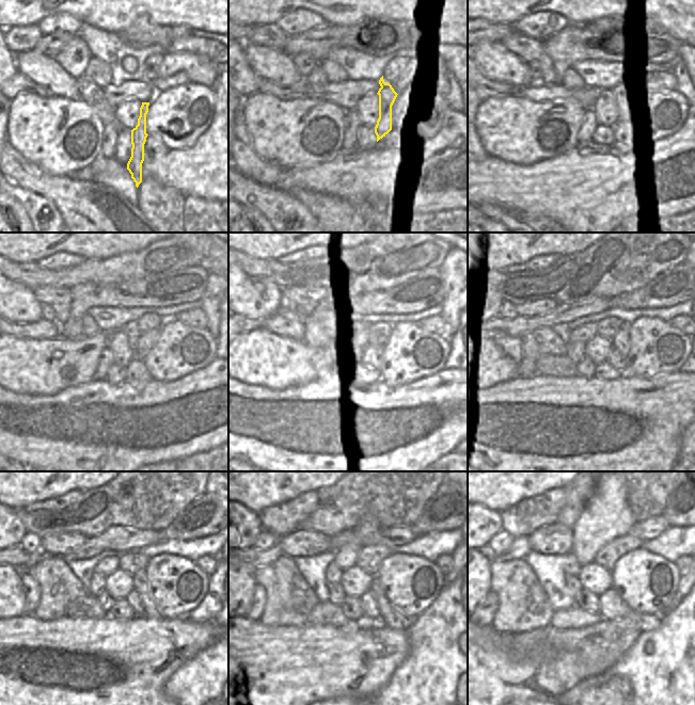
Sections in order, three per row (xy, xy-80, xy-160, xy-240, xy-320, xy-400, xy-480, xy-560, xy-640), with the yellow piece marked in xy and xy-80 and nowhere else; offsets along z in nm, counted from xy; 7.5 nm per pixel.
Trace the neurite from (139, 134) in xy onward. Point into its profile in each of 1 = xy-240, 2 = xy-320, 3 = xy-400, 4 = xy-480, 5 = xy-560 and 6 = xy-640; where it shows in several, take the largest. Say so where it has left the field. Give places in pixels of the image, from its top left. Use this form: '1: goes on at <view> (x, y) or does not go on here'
1: goes on at xy-240 (130, 330)
2: goes on at xy-320 (363, 330)
3: goes on at xy-400 (607, 327)
4: goes on at xy-480 (131, 561)
5: goes on at xy-560 (369, 558)
6: goes on at xy-640 (613, 550)

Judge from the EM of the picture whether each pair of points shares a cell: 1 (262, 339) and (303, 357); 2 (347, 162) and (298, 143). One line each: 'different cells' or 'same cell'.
1: same cell
2: different cells

